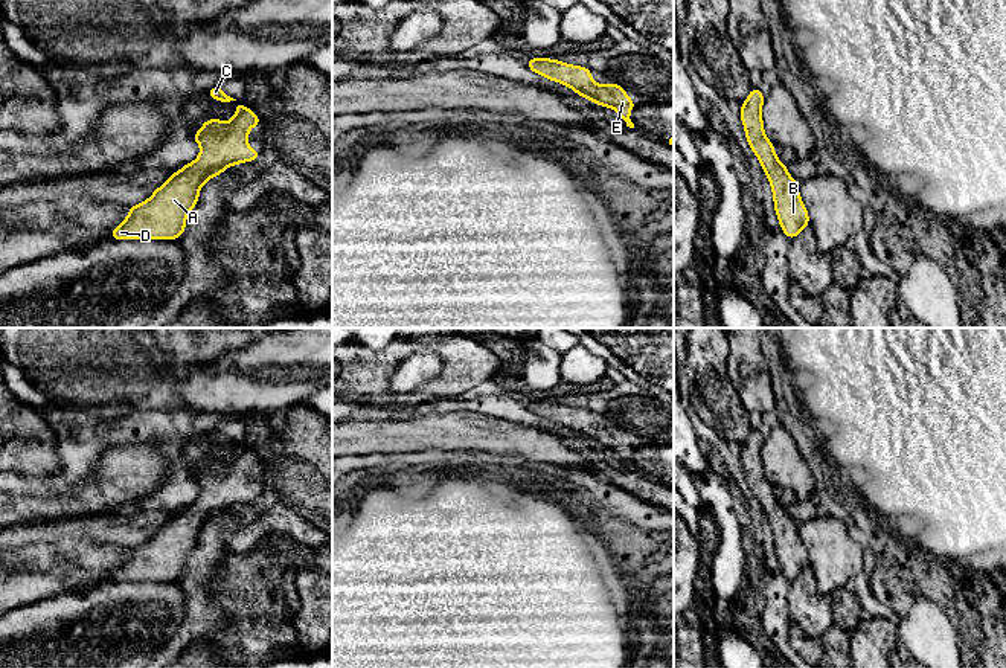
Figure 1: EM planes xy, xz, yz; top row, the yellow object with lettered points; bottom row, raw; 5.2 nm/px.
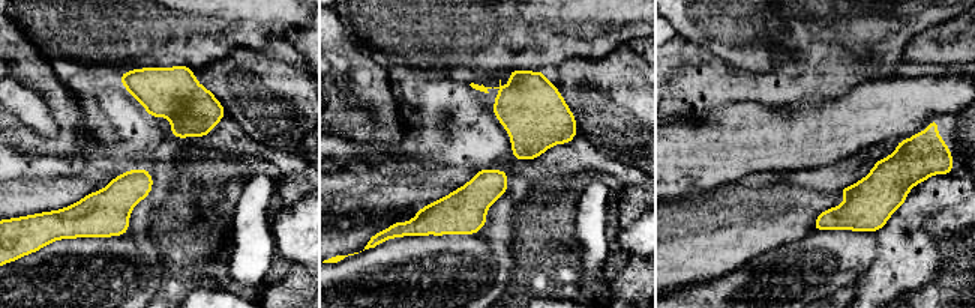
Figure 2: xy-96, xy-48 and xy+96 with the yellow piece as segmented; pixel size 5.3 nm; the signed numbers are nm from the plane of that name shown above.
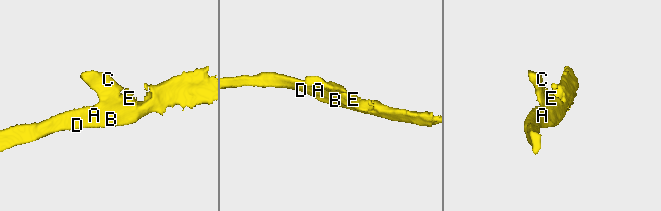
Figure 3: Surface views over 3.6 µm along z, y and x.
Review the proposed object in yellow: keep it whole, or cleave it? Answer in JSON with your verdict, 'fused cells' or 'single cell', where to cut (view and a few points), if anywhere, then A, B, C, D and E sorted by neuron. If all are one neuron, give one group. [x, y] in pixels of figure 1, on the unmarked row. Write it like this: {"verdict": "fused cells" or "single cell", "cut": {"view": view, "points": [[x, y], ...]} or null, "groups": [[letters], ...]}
{"verdict": "single cell", "cut": null, "groups": [["A", "B", "C", "D", "E"]]}

